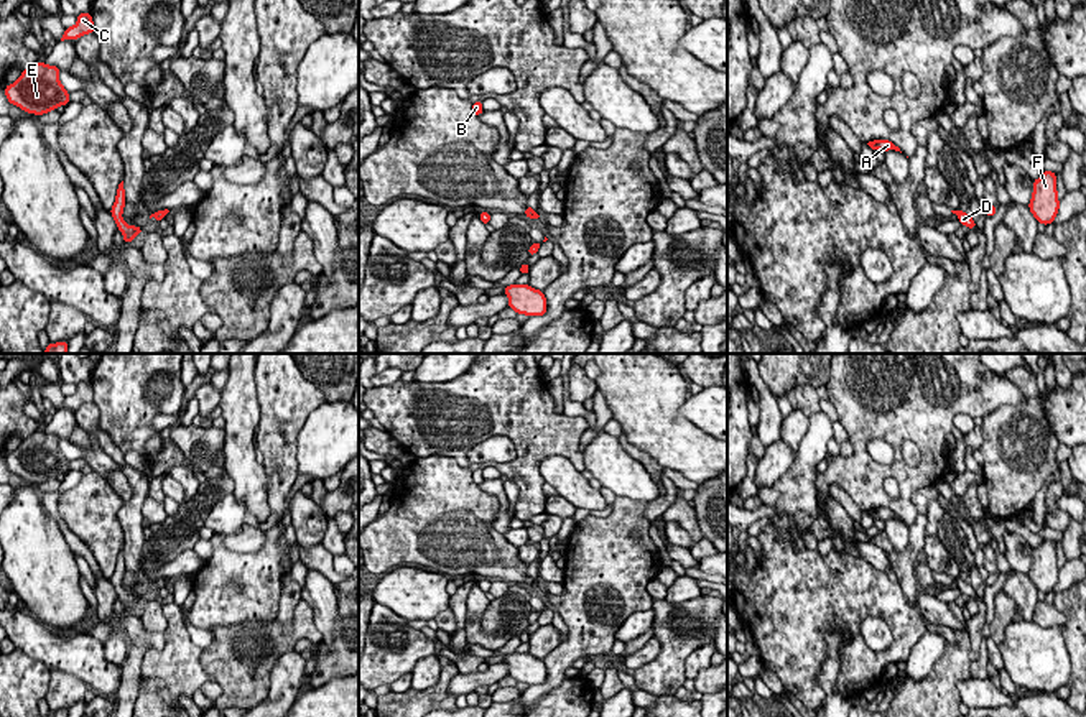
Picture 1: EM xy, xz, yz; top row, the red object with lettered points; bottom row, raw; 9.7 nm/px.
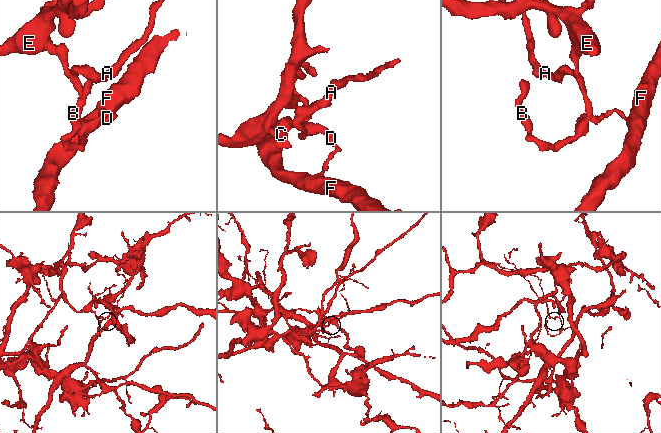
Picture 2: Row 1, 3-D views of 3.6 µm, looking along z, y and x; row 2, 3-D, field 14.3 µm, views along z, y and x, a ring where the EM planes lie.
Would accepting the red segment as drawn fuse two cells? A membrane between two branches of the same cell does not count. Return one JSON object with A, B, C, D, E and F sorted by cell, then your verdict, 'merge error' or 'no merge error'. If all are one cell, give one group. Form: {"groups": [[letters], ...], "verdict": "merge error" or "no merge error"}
{"groups": [["A", "B", "C", "E"], ["D", "F"]], "verdict": "merge error"}

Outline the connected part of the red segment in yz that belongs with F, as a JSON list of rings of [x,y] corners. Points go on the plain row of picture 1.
[[[1043,539],[1042,544],[1033,549],[1033,561],[1028,577],[1037,590],[1043,594],[1048,594],[1055,589],[1060,577],[1056,541]]]

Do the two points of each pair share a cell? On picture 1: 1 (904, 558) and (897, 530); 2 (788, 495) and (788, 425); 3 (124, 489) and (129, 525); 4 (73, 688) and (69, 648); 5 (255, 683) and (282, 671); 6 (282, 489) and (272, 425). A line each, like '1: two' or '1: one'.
1: two
2: two
3: two
4: two
5: two
6: one

